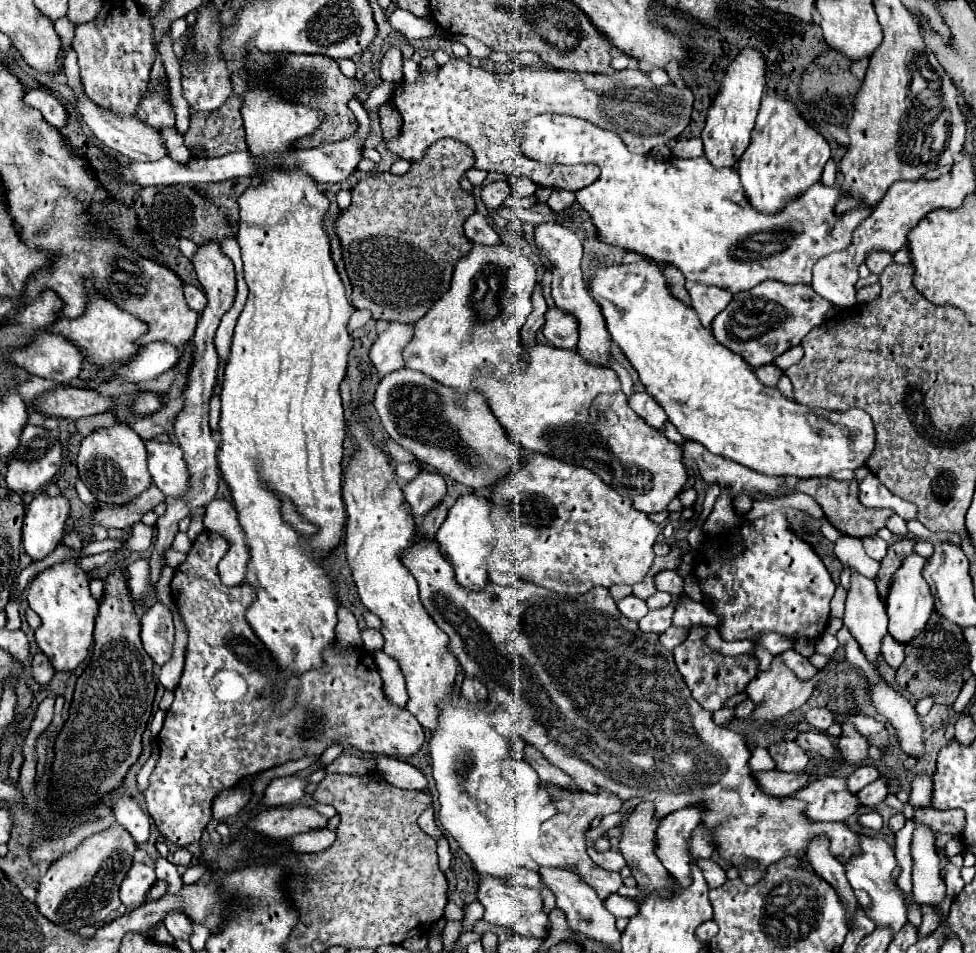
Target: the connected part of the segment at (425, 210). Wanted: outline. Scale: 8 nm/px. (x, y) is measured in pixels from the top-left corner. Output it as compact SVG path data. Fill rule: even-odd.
M443 138L431 144L423 160L411 164L409 174L395 176L391 172L371 172L353 186L351 206L335 220L343 262L353 286L353 308L369 310L375 320L413 324L423 318L427 310L449 290L455 264L459 258L467 256L473 246L463 234L463 222L475 214L475 200L459 188L459 178L471 170L473 164L473 152L465 144L453 138Z

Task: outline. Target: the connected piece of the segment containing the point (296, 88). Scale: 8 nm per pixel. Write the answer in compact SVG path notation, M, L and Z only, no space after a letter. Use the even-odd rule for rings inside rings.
M285 54L275 70L271 70L265 78L265 86L271 88L279 98L297 102L315 110L325 112L323 124L313 132L297 140L297 148L317 148L321 144L347 140L347 136L353 136L357 132L357 120L353 112L347 108L347 102L351 96L365 90L365 84L347 78L339 64L327 56L303 56L303 54Z

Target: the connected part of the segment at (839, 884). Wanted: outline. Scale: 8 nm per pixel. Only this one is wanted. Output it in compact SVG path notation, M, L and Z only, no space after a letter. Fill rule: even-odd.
M819 836L819 840L811 840L811 848L807 848L807 860L813 866L813 870L839 892L841 900L847 904L849 926L851 926L851 916L857 908L857 900L845 878L843 864L839 860L835 860L835 856L831 856L831 852L827 848L827 840L823 840L823 836Z

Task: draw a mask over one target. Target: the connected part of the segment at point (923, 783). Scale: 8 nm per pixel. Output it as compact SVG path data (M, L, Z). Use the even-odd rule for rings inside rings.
M915 776L913 778L913 790L911 790L911 798L909 798L909 804L913 808L917 806L929 806L931 804L931 788L933 788L933 782L931 782L931 776Z

